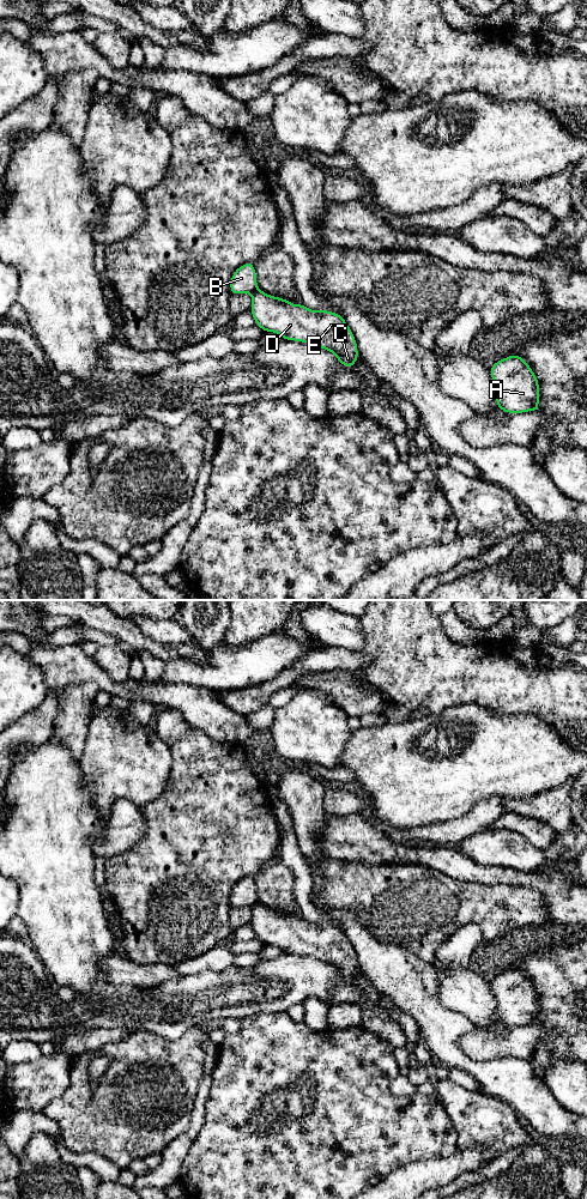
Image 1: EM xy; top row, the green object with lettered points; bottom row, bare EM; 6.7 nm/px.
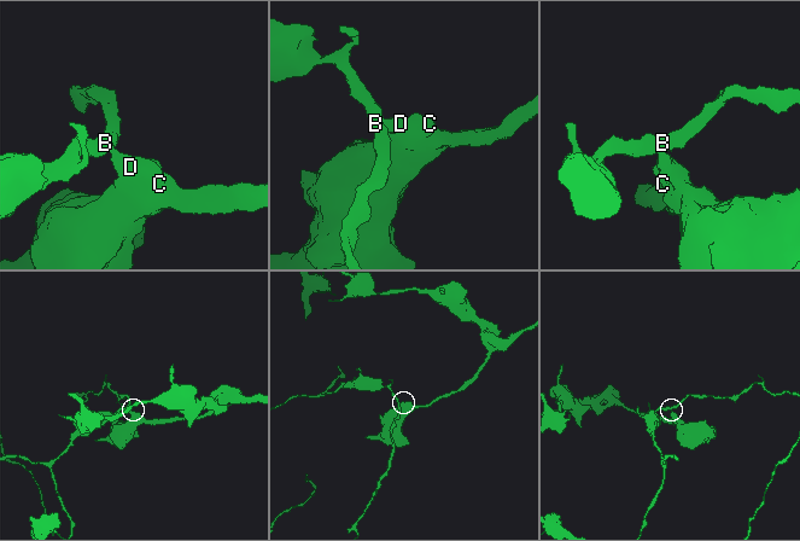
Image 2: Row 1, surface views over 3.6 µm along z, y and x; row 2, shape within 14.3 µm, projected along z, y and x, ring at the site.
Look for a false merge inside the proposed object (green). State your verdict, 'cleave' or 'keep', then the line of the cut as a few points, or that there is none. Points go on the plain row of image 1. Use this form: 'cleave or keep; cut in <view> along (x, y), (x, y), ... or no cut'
cleave; cut in xy along (256, 901), (252, 907)

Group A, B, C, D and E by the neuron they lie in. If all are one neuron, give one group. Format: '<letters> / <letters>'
A C D E / B

